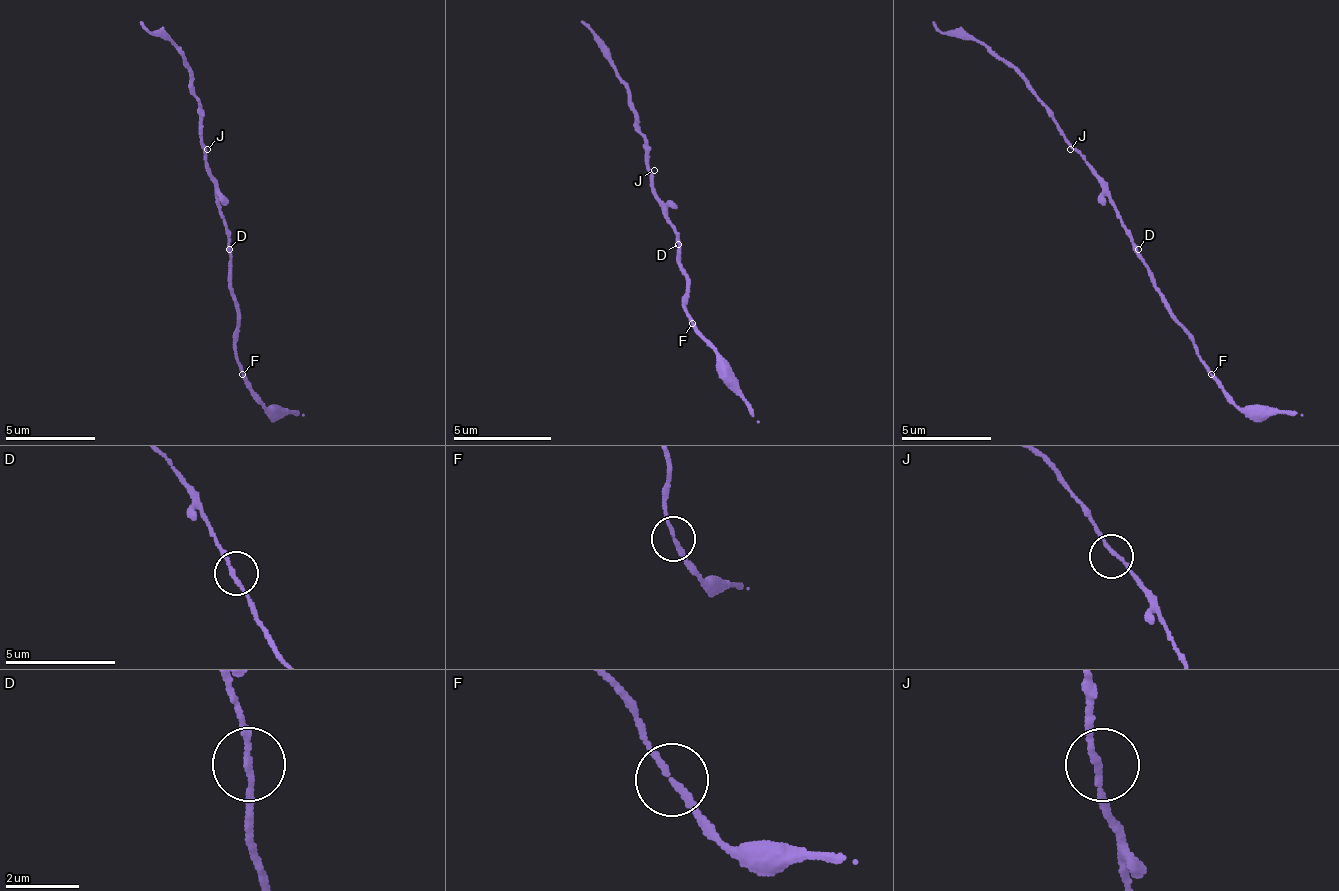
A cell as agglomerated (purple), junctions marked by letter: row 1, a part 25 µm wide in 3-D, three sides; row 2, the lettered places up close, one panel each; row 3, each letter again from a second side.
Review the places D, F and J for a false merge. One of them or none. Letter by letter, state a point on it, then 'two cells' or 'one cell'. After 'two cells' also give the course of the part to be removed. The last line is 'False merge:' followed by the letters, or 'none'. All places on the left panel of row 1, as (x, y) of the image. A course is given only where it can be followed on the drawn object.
D: (229, 249) | one cell
F: (242, 374) | one cell
J: (207, 149) | one cell
False merge: none

